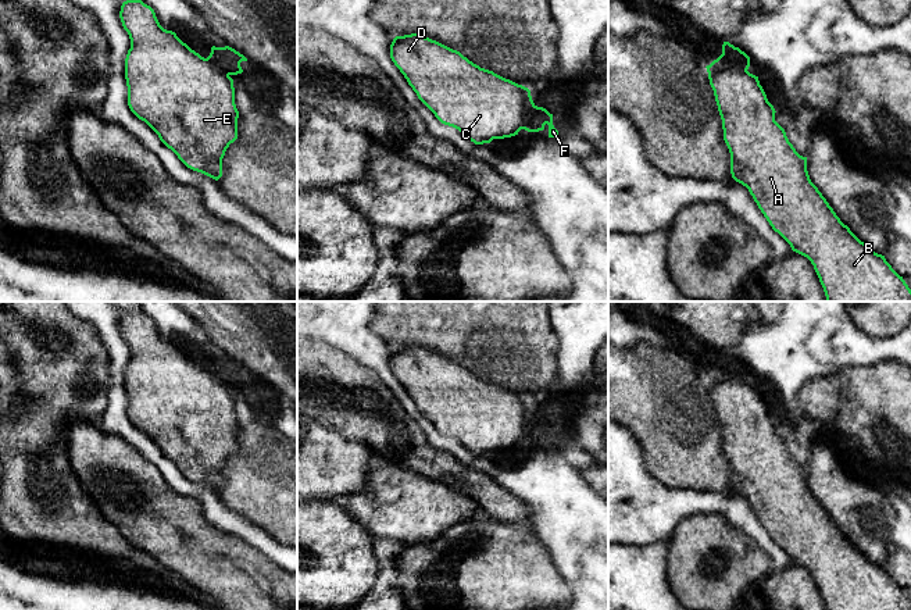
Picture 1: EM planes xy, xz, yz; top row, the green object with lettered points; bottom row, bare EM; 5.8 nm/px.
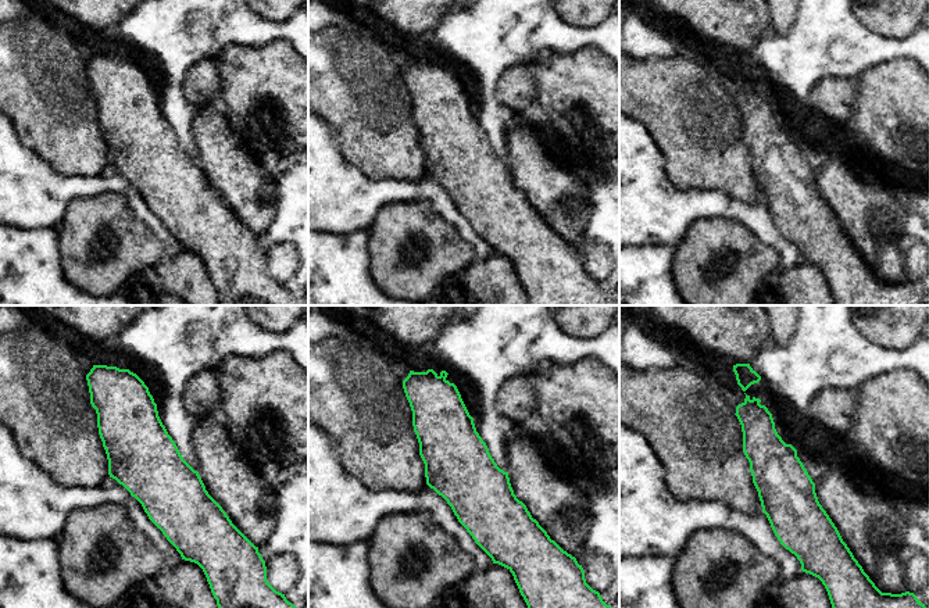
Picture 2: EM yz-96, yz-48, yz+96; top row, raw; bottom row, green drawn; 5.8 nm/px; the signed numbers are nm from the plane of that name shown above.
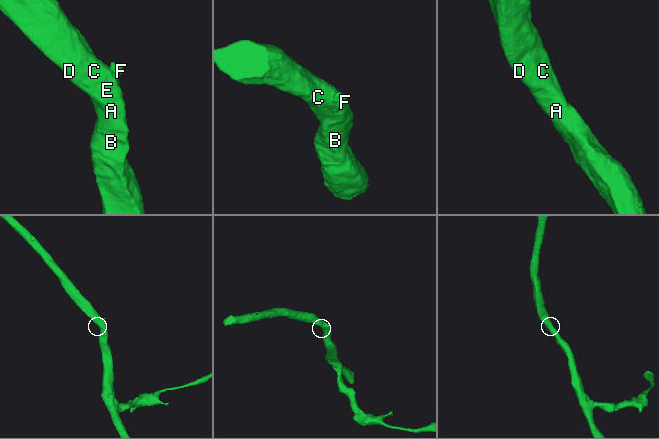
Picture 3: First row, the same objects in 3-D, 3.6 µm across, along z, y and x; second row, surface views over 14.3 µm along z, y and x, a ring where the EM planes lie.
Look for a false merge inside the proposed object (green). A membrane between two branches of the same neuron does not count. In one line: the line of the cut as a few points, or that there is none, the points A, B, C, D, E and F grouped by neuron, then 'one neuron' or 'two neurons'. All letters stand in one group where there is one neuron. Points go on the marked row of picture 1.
yz (714, 60), (746, 71) | A B C D E / F | two neurons

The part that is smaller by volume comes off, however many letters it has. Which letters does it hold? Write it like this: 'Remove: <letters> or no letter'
Remove: F

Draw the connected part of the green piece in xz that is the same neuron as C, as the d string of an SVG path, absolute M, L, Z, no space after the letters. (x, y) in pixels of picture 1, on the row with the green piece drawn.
M422 35L396 36L390 44L390 58L435 117L475 145L518 135L536 107L528 88L480 68L460 51Z

